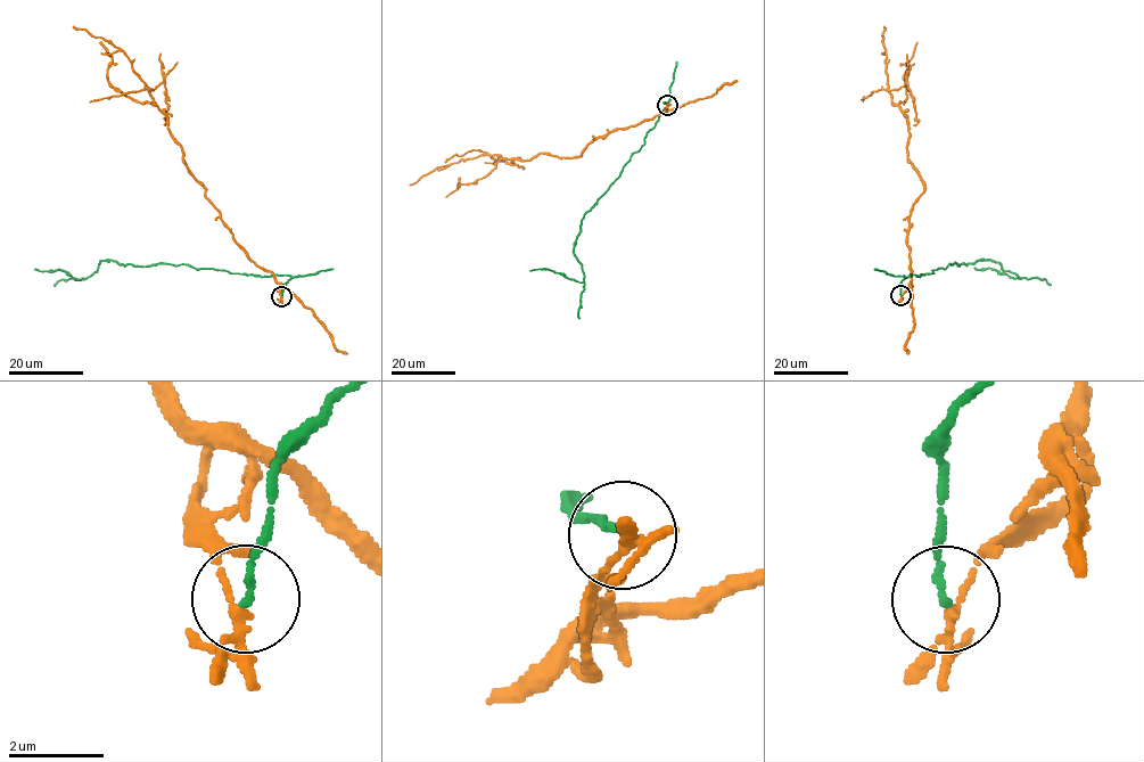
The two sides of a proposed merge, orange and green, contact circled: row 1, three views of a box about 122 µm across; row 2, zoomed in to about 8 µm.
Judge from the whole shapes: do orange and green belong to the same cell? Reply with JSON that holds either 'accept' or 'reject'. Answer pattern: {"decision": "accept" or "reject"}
{"decision": "reject"}

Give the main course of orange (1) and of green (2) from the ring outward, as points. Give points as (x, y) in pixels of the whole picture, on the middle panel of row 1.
1: (667, 105), (664, 114), (594, 139), (577, 156), (541, 153), (519, 161), (485, 155), (438, 168), (410, 185)
2: (667, 105), (644, 144), (584, 214), (574, 255), (582, 264), (583, 281), (550, 270), (531, 270)

